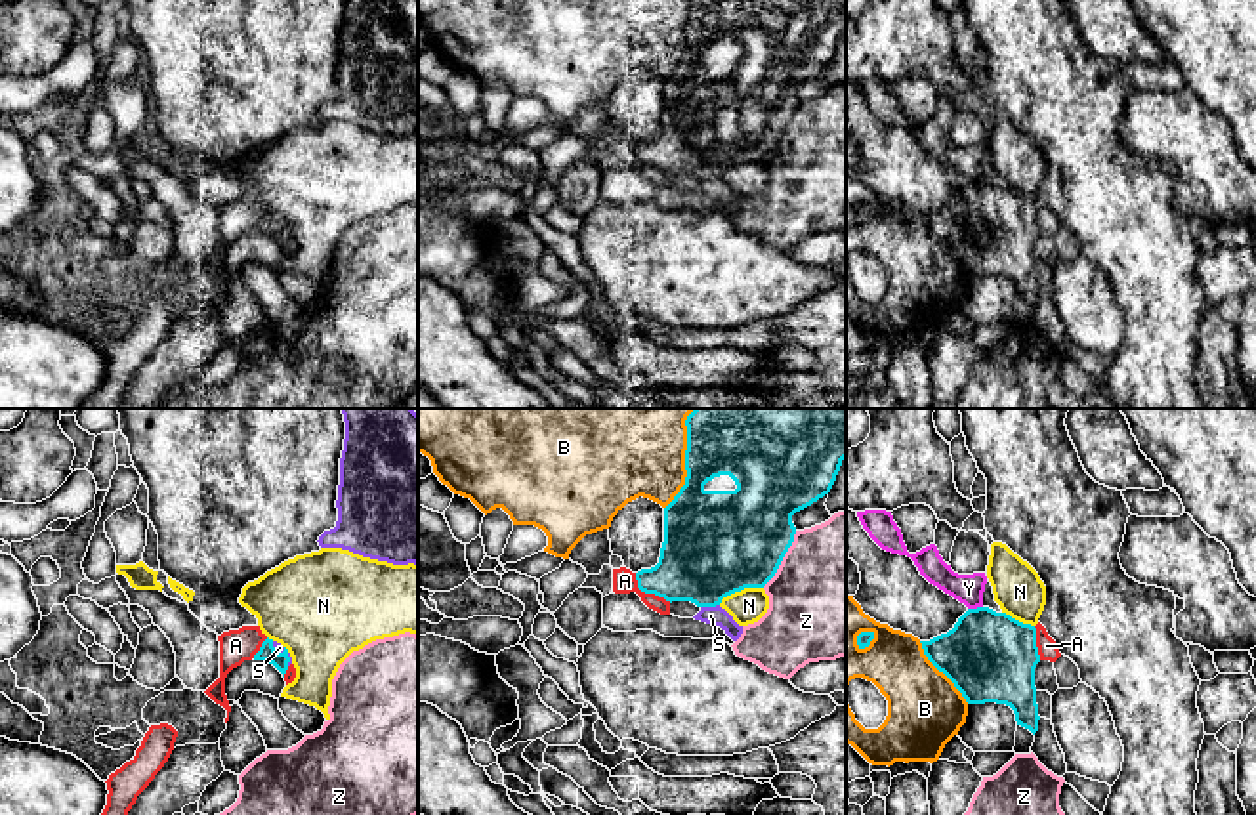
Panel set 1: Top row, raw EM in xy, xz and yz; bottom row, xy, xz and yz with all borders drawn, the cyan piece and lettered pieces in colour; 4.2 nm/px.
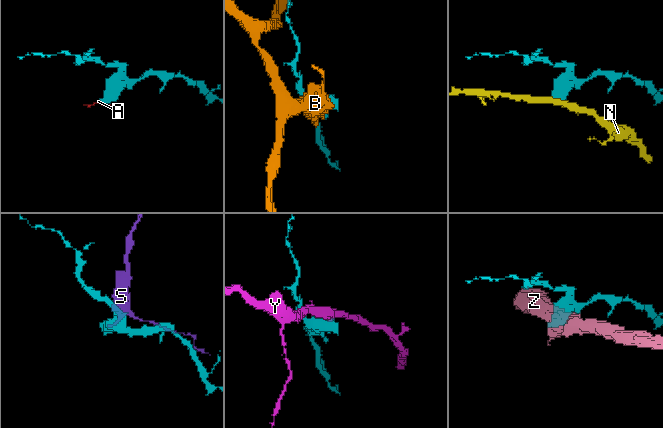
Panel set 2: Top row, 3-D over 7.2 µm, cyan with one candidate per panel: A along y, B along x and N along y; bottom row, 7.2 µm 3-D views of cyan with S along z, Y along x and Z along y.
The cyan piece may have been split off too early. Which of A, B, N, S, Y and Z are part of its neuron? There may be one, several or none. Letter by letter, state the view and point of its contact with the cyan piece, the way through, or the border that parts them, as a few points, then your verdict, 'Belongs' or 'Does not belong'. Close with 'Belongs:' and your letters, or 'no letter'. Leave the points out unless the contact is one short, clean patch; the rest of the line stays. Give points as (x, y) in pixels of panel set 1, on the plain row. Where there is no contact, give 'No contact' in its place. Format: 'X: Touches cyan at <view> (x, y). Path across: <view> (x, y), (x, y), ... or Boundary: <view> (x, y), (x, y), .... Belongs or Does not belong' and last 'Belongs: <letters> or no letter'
A: Touches cyan at xz (648, 165). Does not belong
B: Touches cyan at xz (686, 41). Does not belong
N: Touches cyan at xz (739, 163). Does not belong
S: Touches cyan at xz (709, 178). Does not belong
Y: Touches cyan at yz (974, 182). Does not belong
Z: Touches cyan at xz (781, 132). Does not belong
Belongs: no letter

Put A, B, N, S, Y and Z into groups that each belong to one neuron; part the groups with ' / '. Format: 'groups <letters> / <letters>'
groups A S / B / N / Y / Z

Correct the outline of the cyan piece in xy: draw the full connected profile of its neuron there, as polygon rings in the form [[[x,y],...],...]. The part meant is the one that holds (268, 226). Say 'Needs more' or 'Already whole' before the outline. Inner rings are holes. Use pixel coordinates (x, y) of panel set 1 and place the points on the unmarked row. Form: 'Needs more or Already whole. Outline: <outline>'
Already whole. Outline: [[[265,212],[260,219],[260,223],[254,227],[254,233],[265,233],[269,237],[273,237],[284,250],[286,242],[288,242],[288,235],[290,235],[290,229],[288,229],[288,221],[284,219],[283,225],[279,225],[275,219],[273,219],[273,212]]]

